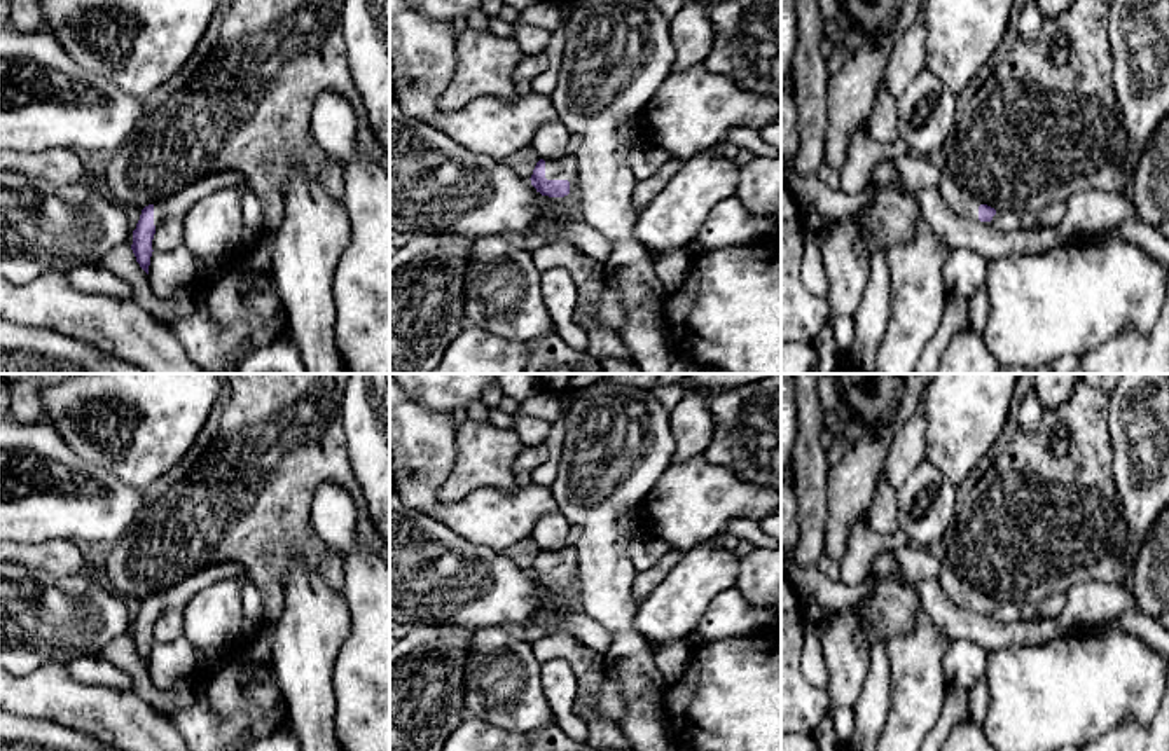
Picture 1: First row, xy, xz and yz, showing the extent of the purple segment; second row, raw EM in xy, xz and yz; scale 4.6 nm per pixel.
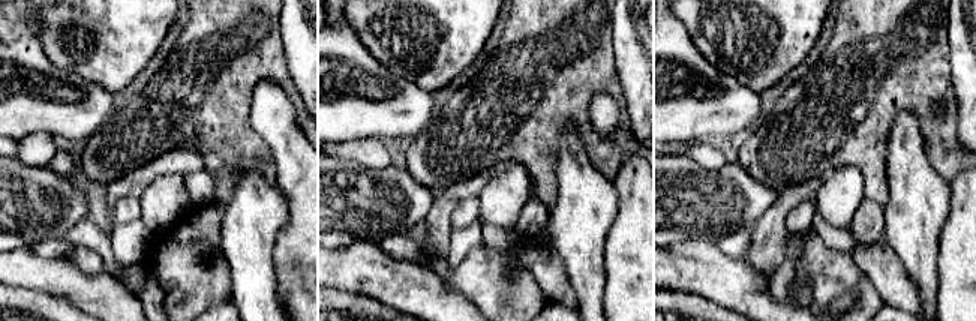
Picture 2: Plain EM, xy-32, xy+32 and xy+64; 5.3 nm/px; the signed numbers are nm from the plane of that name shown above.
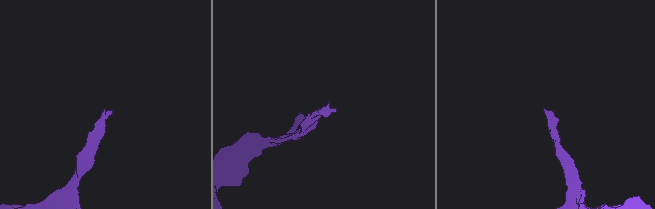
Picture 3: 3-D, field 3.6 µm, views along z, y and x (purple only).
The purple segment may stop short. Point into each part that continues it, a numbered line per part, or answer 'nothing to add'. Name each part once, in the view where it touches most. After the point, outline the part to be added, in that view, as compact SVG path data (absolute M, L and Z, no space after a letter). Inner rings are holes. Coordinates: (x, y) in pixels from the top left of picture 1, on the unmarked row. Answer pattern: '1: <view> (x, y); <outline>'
1: xz (565, 559); M573 545L561 550L545 550L545 569L547 571L568 571L570 585L578 583L578 559Z

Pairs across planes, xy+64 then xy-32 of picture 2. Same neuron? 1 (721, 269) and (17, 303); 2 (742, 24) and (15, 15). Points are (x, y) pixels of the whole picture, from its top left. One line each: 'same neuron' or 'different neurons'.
1: different neurons
2: different neurons

